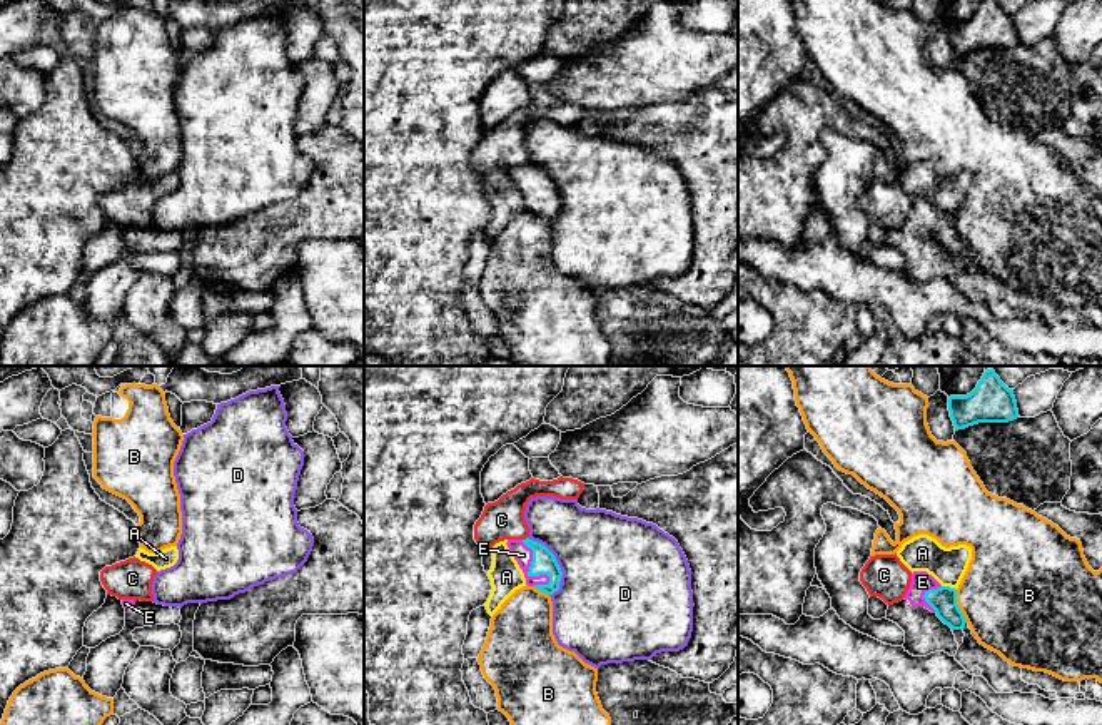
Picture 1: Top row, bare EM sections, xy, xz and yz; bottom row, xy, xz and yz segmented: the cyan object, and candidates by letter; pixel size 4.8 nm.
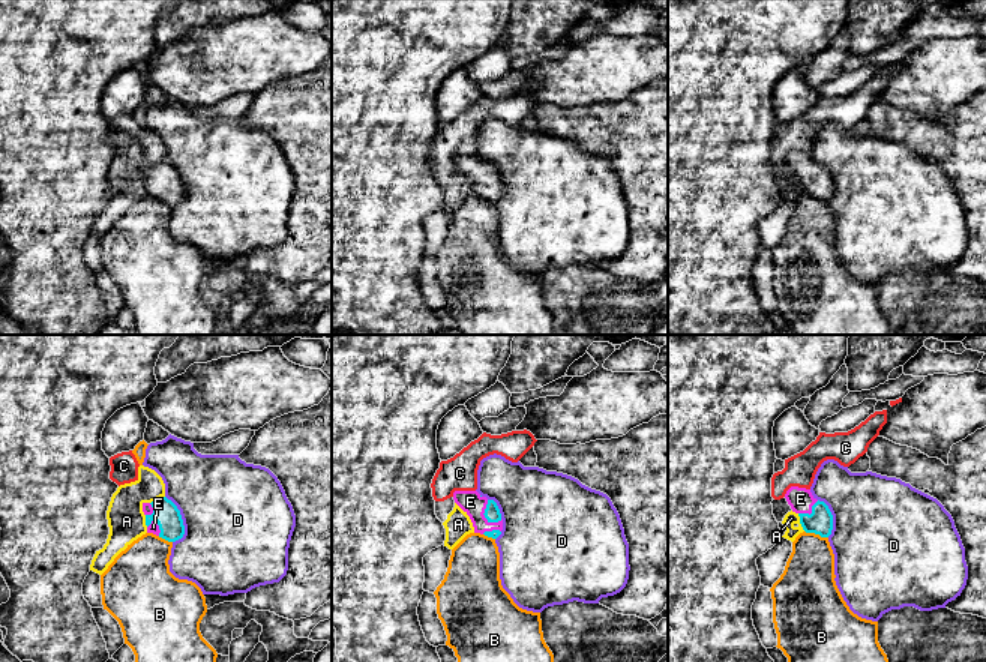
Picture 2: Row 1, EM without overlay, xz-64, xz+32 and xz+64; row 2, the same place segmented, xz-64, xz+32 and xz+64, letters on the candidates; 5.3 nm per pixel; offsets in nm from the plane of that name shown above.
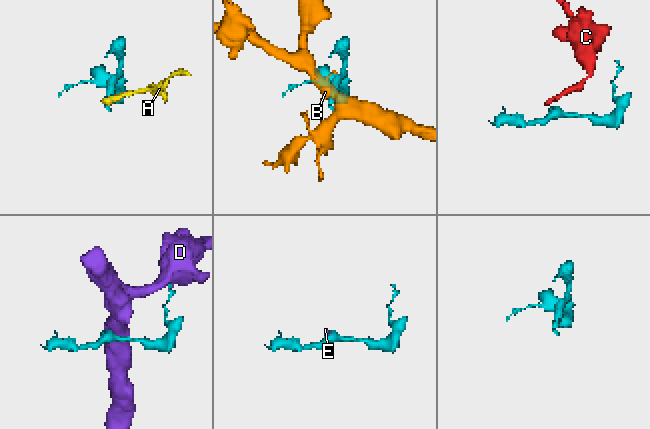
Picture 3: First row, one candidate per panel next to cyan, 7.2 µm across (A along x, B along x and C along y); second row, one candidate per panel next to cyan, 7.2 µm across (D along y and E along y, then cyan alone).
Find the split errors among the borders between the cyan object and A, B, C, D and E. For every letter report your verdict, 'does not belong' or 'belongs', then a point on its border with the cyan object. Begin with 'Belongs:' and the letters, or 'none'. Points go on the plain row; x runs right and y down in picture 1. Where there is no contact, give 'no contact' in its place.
Belongs: E
A: does not belong; meets cyan in yz at (949, 212)
B: does not belong; meets cyan in yz at (957, 233)
C: does not belong; meets cyan in xz at (526, 164)
D: does not belong; meets cyan in xz at (553, 181)
E: belongs; meets cyan in xz at (528, 197)

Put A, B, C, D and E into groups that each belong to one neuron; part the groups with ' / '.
A C / B / D / E

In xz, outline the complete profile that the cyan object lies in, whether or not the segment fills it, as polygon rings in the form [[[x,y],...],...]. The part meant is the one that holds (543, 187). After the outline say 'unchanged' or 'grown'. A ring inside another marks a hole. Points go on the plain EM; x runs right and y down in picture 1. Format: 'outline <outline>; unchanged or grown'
outline [[[529,164],[508,165],[506,170],[523,195],[528,212],[534,212],[546,221],[559,215],[563,197],[544,170]]]; grown

